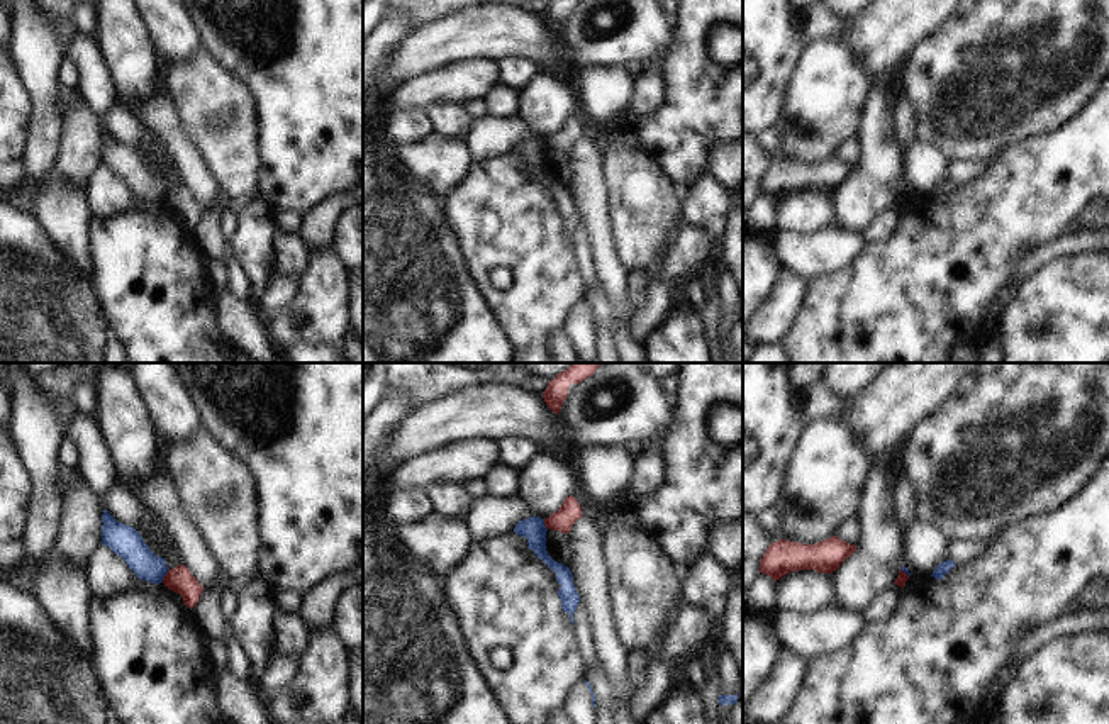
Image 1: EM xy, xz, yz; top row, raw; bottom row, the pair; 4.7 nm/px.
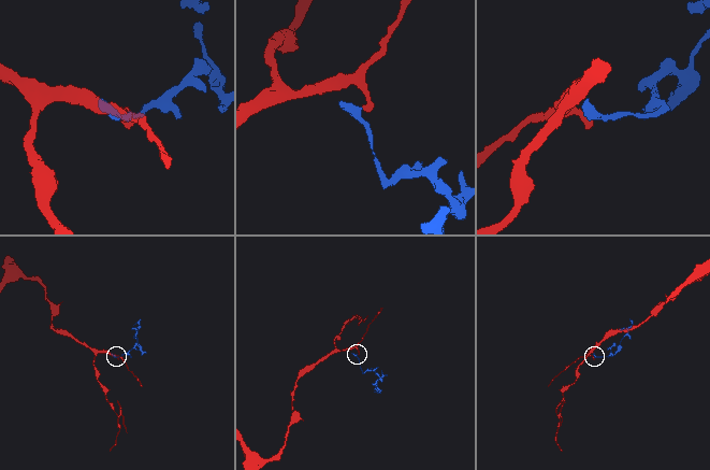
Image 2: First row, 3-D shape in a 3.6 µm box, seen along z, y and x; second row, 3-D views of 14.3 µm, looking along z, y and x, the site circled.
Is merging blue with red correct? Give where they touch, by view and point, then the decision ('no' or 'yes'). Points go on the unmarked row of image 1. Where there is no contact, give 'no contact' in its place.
contact xy (165, 194); no

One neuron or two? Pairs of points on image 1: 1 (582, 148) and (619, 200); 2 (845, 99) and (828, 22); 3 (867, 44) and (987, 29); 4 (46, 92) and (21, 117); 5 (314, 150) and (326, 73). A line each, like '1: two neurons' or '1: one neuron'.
1: two neurons
2: two neurons
3: two neurons
4: two neurons
5: one neuron

